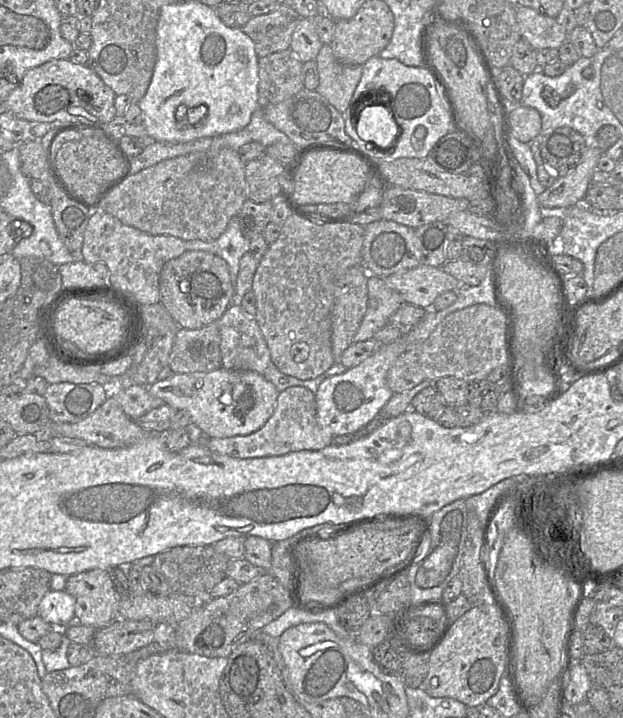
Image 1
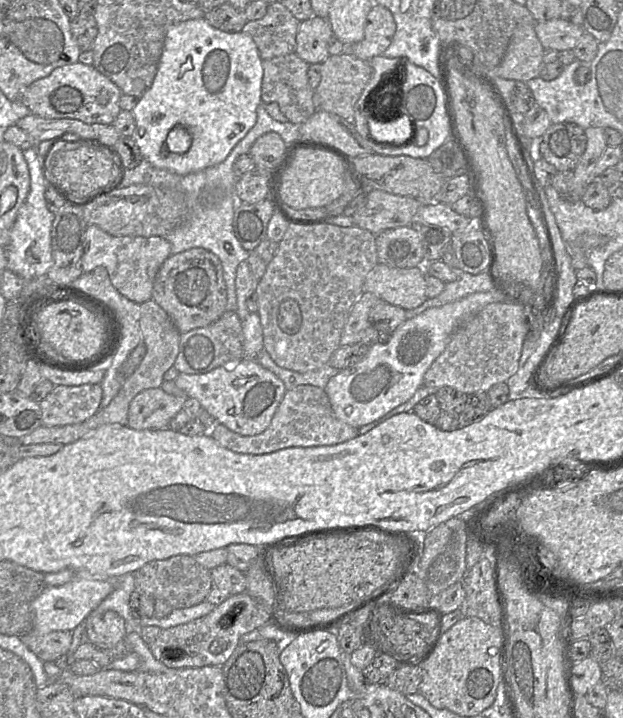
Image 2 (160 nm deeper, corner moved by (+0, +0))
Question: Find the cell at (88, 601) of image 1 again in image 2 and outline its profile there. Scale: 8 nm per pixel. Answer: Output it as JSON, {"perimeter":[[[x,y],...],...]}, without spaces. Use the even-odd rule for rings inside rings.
{"perimeter":[[[108,610],[97,616],[85,619],[88,641],[99,648],[115,647],[128,634],[128,626],[124,618],[117,612]]]}

